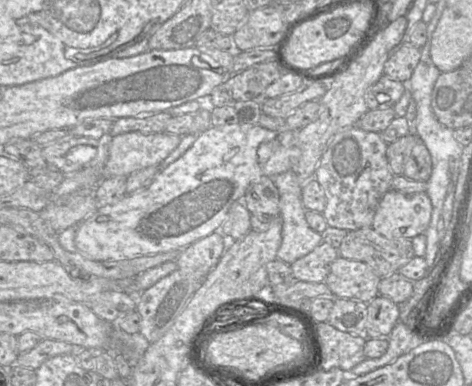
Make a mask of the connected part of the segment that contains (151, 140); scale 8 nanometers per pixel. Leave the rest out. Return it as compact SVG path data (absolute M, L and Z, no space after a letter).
M127 132L108 141L108 159L103 178L125 176L162 162L180 143L180 135Z

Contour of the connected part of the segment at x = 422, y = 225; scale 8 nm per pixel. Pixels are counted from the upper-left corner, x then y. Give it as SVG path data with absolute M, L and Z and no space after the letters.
M389 190L378 204L371 227L387 238L413 238L426 231L431 214L432 203L426 192L405 194Z

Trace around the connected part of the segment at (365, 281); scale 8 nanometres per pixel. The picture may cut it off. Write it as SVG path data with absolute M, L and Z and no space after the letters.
M339 256L332 262L324 283L337 298L369 303L378 295L380 280L366 263Z

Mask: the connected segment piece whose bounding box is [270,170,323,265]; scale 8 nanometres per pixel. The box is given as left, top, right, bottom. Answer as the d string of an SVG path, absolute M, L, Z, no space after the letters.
M293 171L270 178L279 191L279 217L282 222L282 241L276 258L290 265L322 243L322 236L311 229L305 219L302 189Z

